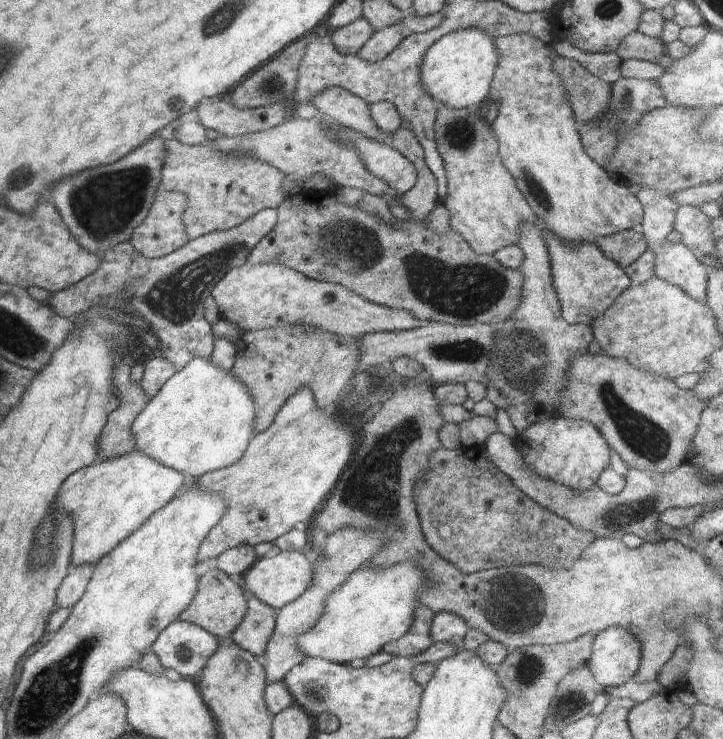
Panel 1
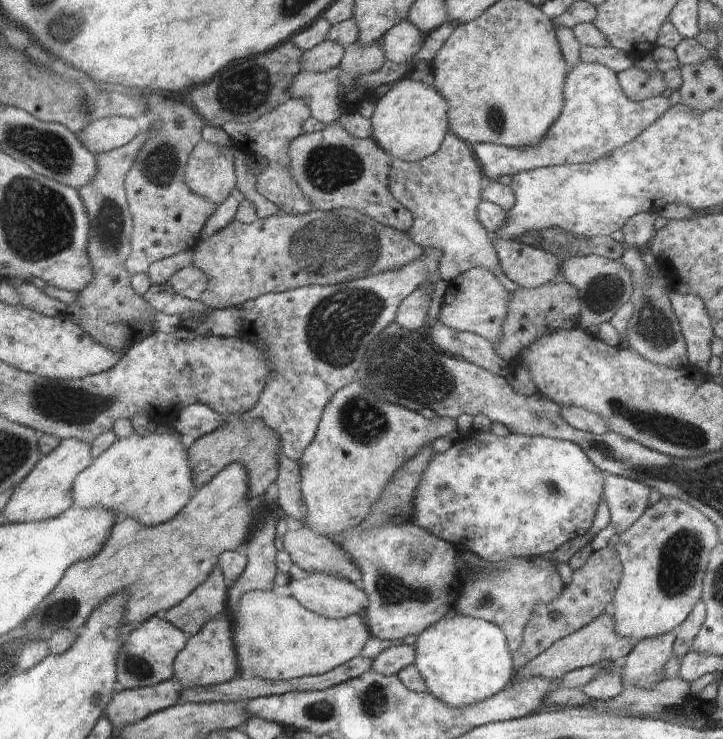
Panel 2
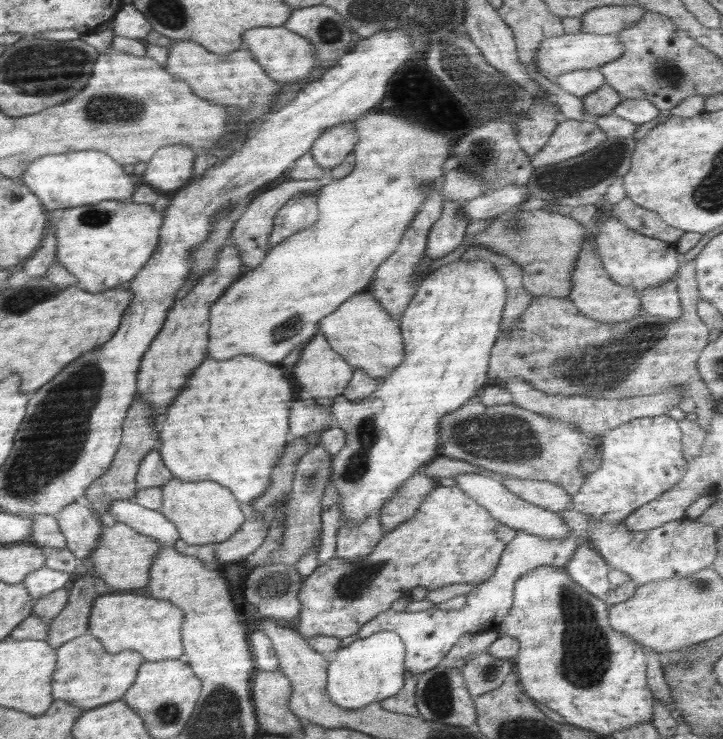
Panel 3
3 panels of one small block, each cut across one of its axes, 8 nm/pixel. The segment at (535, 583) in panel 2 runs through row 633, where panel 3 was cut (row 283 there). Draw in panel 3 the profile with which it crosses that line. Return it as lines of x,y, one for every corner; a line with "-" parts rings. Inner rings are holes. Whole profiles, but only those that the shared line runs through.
482,246
469,247
460,256
459,260
484,260
494,266
495,271
502,276
506,286
506,304
502,313
501,330
510,330
520,322
520,314
528,308
531,300
535,298
523,285
523,272
520,266
504,254
496,254

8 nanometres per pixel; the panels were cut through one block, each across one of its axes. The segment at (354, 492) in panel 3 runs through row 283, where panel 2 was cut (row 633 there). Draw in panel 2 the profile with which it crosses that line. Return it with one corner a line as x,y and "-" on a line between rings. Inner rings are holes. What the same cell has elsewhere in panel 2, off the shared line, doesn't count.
459,613
444,616
410,642
414,645
413,664
426,682
427,692
448,706
484,702
516,678
507,638
494,622

